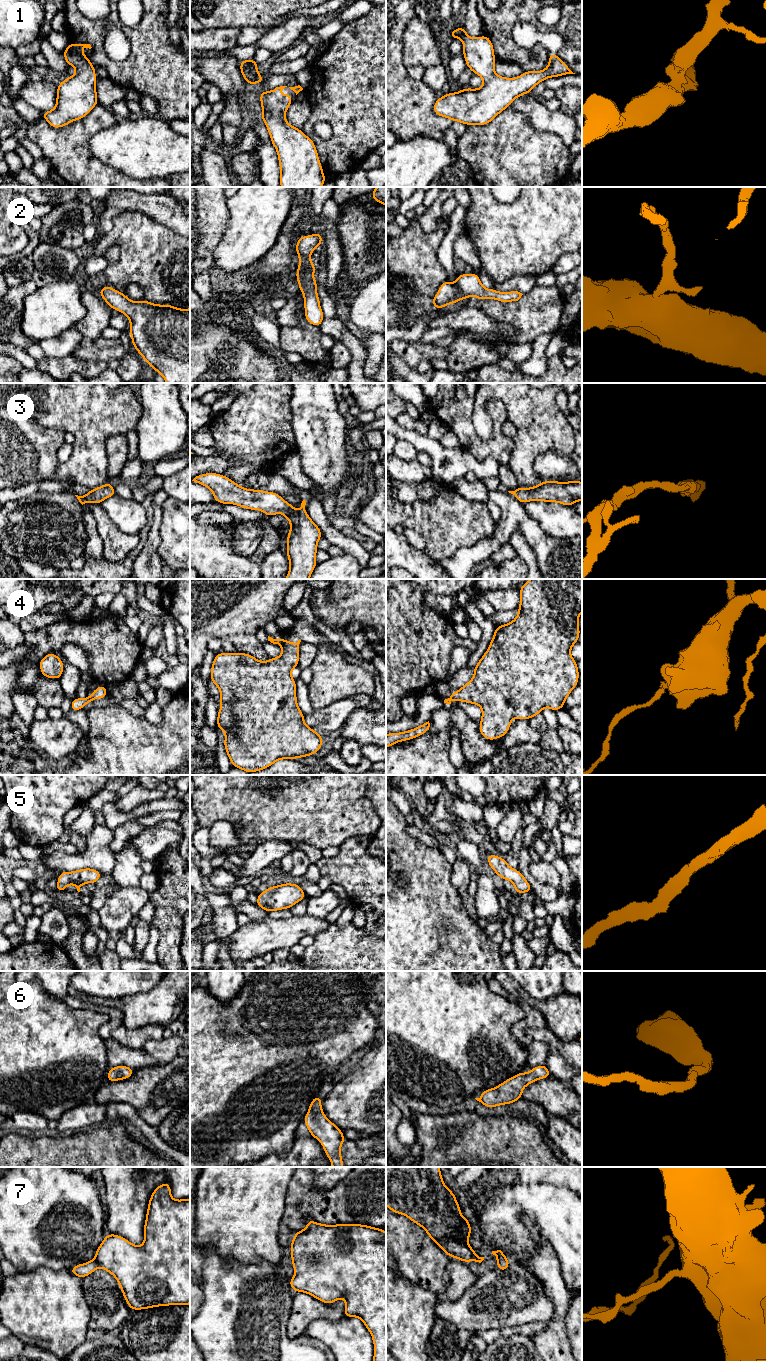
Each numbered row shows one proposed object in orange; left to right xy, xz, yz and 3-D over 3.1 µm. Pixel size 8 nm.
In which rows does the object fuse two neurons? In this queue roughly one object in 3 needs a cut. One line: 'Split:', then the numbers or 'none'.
Split: 4

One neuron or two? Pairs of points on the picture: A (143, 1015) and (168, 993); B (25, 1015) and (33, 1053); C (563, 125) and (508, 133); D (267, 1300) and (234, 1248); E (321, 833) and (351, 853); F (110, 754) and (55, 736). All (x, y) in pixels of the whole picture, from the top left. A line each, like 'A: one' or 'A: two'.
A: one
B: one
C: one
D: two
E: two
F: two

